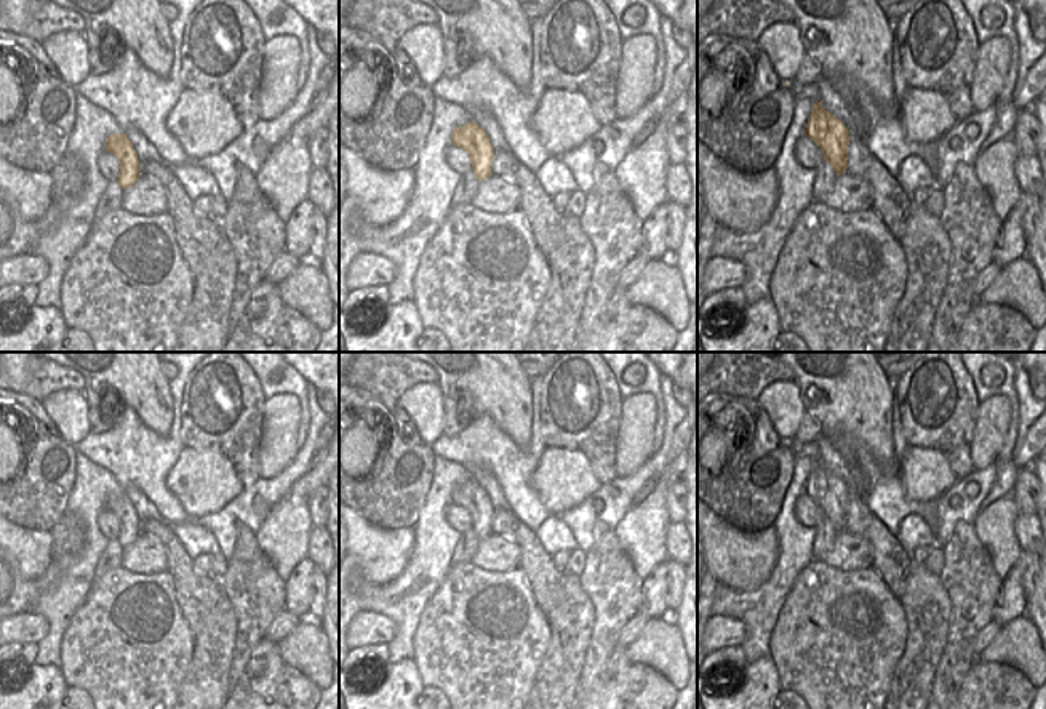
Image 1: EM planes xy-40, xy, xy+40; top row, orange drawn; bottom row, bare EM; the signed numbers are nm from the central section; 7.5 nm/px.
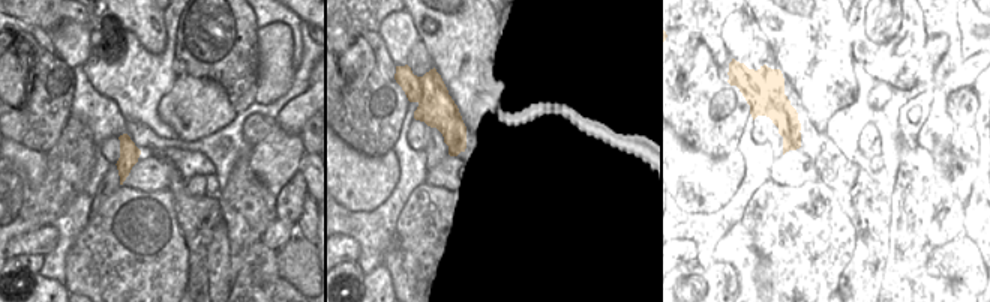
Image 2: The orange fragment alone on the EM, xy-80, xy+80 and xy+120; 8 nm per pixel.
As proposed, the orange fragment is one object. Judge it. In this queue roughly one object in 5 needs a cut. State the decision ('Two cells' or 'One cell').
Two cells.

